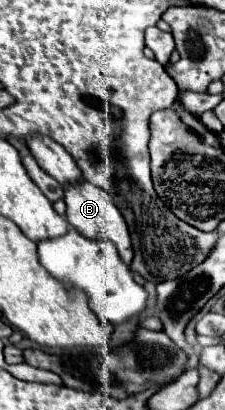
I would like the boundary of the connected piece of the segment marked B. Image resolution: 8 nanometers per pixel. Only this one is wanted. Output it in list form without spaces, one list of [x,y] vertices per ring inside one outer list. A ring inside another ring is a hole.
[[[78,181],[76,185],[64,185],[64,203],[66,203],[68,223],[74,229],[78,229],[84,237],[90,237],[90,239],[110,239],[116,245],[120,259],[126,265],[132,263],[132,245],[130,245],[126,221],[122,217],[122,213],[118,211],[118,207],[114,205],[112,197],[104,189],[88,183],[88,181]]]

